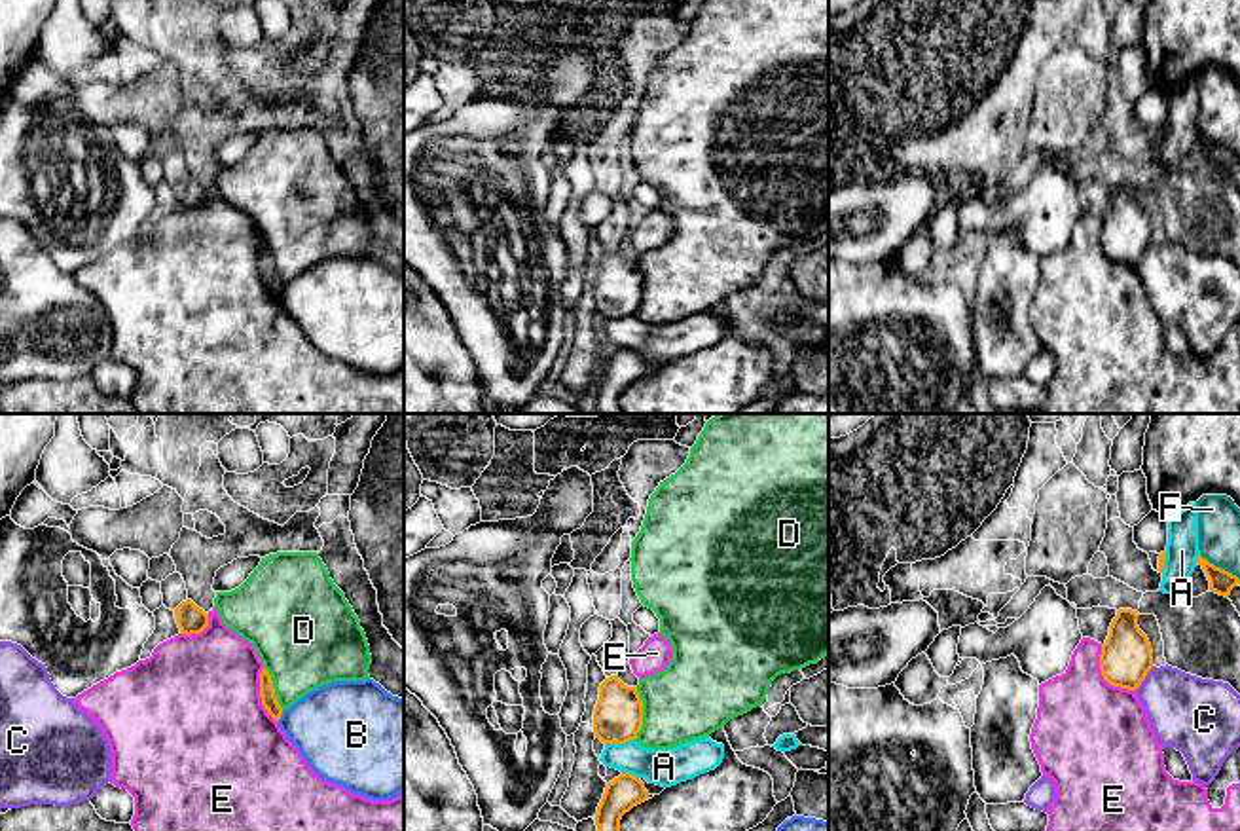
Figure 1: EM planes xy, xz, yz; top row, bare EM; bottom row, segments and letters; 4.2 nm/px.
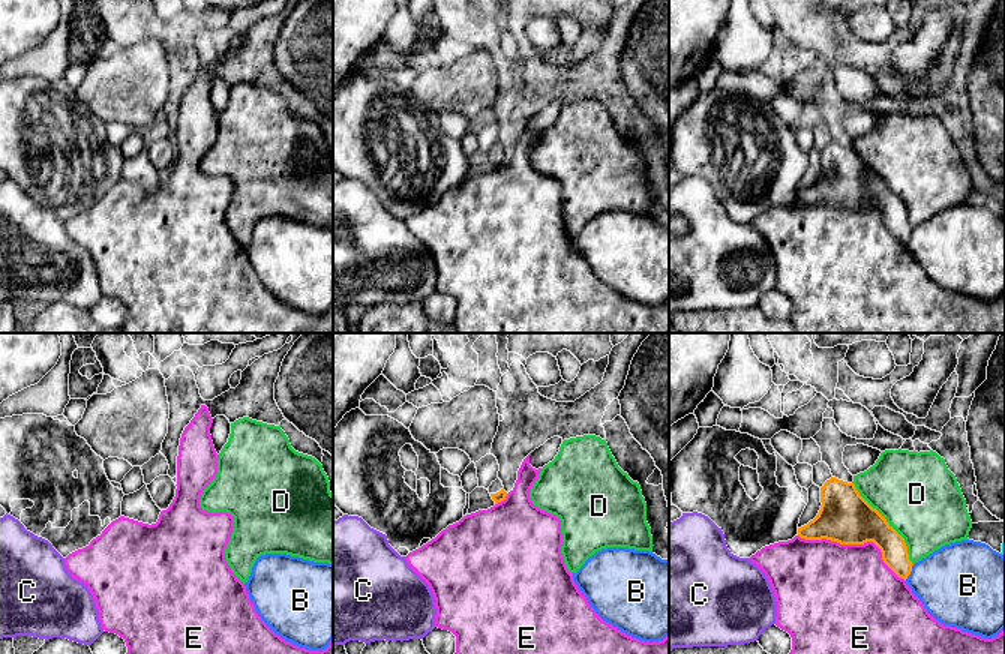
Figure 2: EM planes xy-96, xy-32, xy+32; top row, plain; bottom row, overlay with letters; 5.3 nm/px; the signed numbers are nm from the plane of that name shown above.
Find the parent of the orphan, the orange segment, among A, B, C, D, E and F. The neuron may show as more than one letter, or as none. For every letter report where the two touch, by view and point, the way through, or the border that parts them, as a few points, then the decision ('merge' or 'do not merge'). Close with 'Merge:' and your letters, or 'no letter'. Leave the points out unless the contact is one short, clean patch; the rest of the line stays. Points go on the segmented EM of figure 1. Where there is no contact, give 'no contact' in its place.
A: meets orange in xz at (619, 742); border along xz (634, 738), (605, 746); do not merge
B: meets orange in xy at (281, 714); do not merge
C: meets orange in yz at (1144, 678); do not merge
D: meets orange in xz at (641, 714); do not merge
E: meets orange in yz at (1104, 678); do not merge
F: meets orange in yz at (1220, 568); do not merge
Merge: no letter

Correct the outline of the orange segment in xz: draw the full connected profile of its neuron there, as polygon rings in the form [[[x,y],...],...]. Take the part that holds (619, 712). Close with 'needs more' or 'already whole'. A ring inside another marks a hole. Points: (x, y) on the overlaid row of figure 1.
[[[620,619],[611,624],[612,637],[595,653],[607,679],[599,687],[593,732],[605,746],[635,740],[643,727],[643,700],[637,687],[628,687],[618,679],[620,668],[629,660],[629,632]]]; needs more

